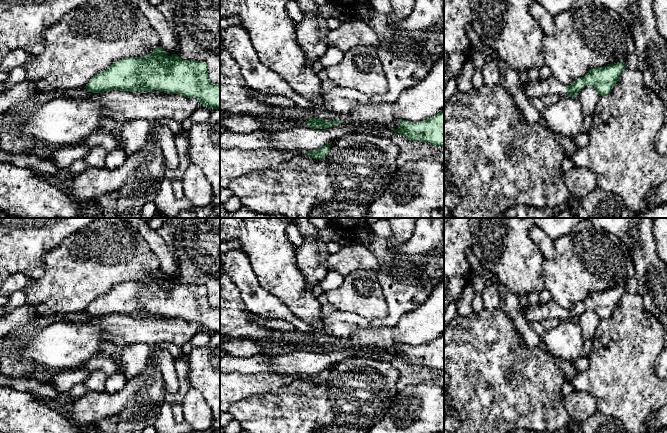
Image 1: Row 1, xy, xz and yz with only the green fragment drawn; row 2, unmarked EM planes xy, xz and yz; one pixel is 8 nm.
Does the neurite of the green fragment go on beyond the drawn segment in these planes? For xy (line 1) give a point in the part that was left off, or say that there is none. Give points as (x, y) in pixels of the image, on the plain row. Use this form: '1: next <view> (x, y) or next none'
1: next none

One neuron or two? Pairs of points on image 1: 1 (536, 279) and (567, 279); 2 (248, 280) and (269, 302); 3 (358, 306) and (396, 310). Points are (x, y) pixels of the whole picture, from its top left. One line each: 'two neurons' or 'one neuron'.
1: two neurons
2: one neuron
3: two neurons

